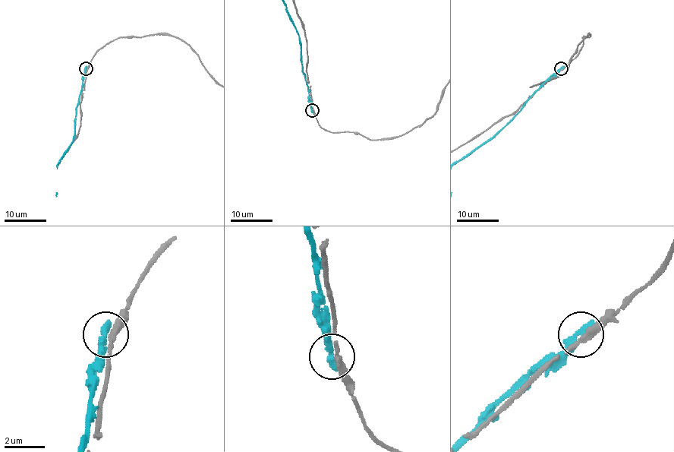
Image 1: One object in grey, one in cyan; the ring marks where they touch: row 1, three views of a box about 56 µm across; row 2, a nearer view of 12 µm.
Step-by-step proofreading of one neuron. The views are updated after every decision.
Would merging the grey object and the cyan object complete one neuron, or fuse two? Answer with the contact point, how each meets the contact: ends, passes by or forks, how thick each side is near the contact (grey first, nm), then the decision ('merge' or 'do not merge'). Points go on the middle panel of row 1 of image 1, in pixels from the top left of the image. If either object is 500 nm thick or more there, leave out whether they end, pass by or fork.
(312, 110) | grey ends | cyan ends | 440/440 nm | do not merge

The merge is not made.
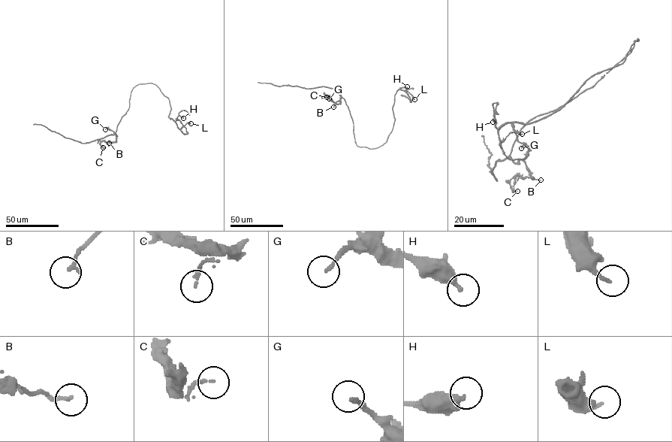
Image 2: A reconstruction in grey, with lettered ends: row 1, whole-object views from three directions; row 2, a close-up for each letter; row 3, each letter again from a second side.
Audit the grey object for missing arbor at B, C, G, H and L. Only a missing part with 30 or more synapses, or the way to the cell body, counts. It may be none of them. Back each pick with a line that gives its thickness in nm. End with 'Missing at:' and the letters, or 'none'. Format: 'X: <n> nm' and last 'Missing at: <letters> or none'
C: 150 nm
G: 170 nm
Missing at: C, G

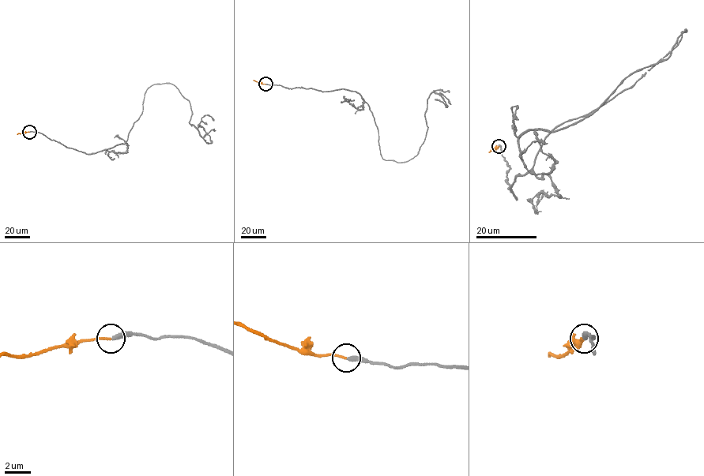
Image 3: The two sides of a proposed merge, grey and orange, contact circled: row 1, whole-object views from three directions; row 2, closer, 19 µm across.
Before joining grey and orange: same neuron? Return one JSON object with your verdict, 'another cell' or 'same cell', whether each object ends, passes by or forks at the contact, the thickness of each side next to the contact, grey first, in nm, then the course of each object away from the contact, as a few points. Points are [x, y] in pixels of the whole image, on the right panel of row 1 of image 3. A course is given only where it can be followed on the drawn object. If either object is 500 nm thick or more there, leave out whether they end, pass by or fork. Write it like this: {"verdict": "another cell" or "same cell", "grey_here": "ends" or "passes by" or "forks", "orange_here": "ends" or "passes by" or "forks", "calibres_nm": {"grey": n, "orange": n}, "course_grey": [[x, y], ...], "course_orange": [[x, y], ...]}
{"verdict": "same cell", "grey_here": "ends", "orange_here": "ends", "calibres_nm": {"grey": 320, "orange": 180}, "course_grey": [[498, 147], [516, 200], [554, 130], [687, 31], [595, 110], [525, 132], [525, 166], [548, 174], [535, 133]], "course_orange": [[498, 147], [489, 152]]}

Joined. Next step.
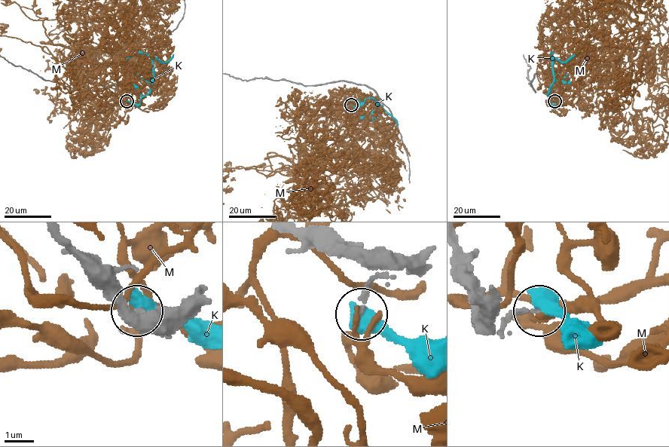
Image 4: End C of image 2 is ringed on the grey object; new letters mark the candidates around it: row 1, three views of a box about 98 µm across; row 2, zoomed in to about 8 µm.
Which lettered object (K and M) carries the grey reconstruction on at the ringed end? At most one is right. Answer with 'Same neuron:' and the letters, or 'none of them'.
Same neuron: none of them

